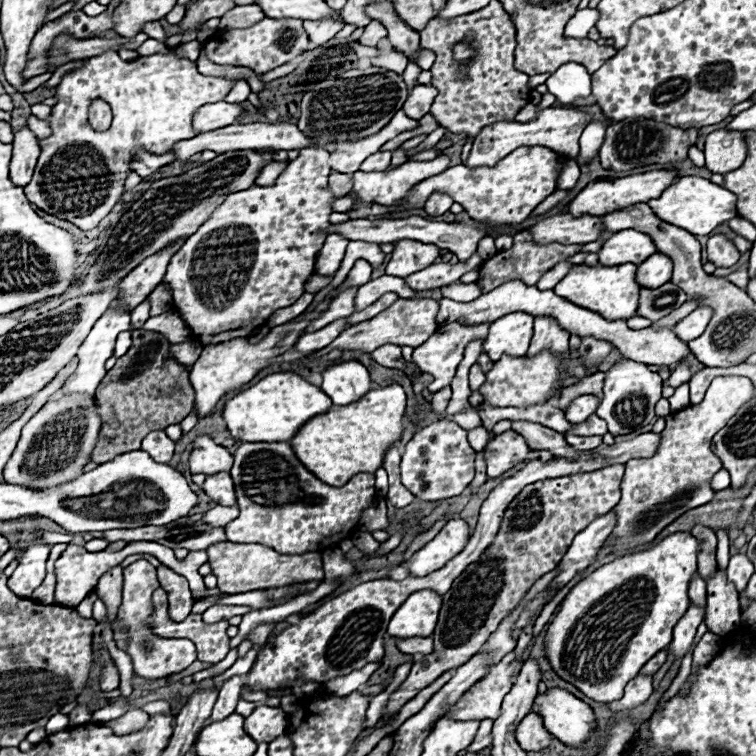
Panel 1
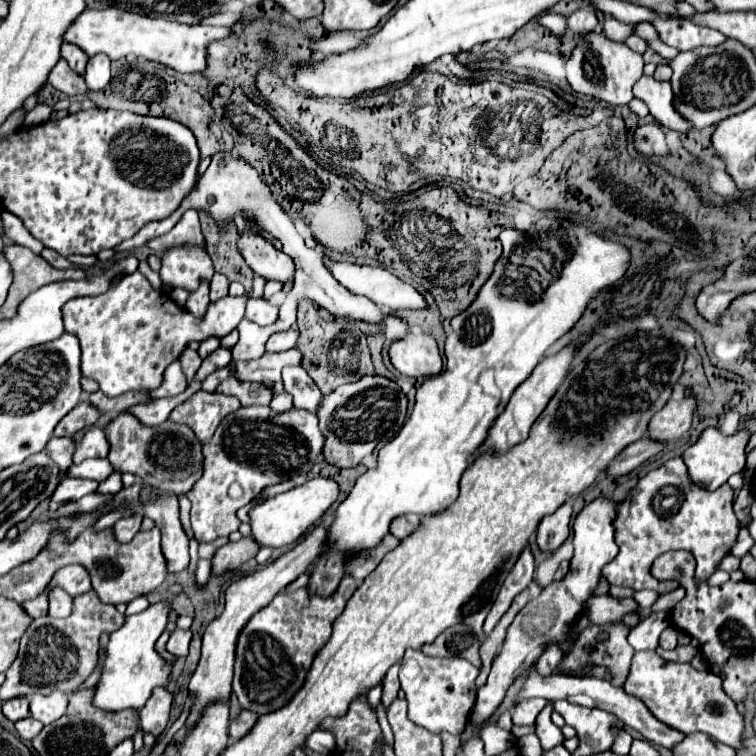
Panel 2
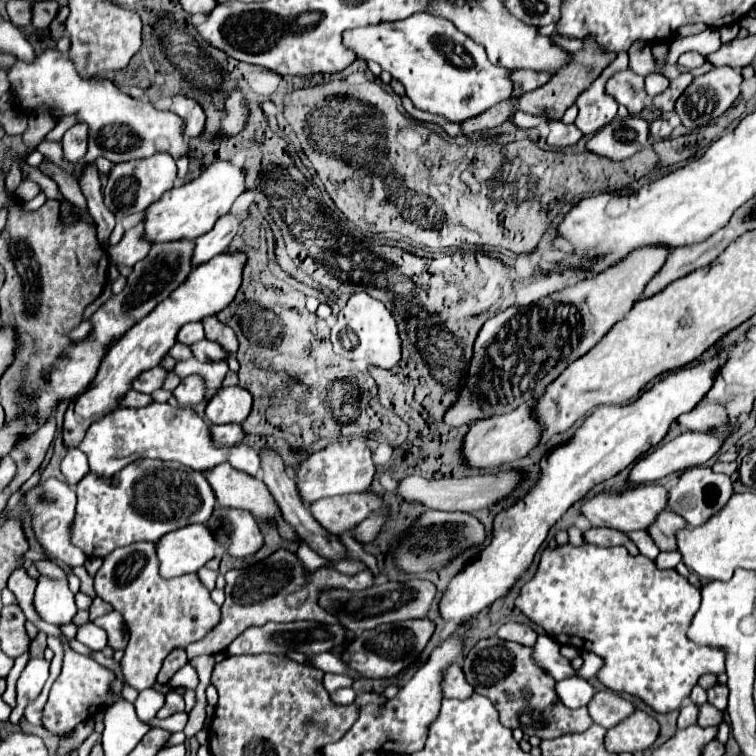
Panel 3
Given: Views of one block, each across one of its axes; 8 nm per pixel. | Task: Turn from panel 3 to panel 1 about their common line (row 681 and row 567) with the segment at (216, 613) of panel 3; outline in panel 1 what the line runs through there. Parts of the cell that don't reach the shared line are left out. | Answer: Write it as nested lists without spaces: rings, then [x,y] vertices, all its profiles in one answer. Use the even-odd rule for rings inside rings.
[[[136,560],[130,566],[124,568],[124,584],[122,584],[122,602],[118,606],[116,620],[122,622],[126,628],[126,654],[132,658],[132,666],[136,674],[142,678],[164,678],[176,672],[182,672],[196,660],[196,646],[192,640],[186,638],[162,638],[152,632],[152,628],[146,624],[148,618],[154,614],[152,606],[152,592],[158,588],[158,576],[156,568],[146,560]]]

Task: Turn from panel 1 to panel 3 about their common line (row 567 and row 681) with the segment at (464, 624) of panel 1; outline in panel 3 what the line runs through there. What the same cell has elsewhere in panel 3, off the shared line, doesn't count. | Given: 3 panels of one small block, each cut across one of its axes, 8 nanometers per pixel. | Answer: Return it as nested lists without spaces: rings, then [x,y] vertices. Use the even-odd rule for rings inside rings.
[[[498,636],[484,638],[466,654],[464,672],[476,692],[488,696],[496,704],[500,722],[506,728],[522,728],[526,736],[554,738],[570,732],[584,732],[592,726],[586,706],[572,710],[560,702],[554,690],[556,680],[536,664],[534,648],[530,646],[506,642]]]

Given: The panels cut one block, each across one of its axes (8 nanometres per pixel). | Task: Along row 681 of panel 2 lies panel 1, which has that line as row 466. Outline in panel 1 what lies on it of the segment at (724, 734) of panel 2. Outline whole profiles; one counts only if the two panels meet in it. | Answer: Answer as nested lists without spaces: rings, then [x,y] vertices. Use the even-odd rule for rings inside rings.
[[[718,376],[718,378],[714,378],[700,404],[688,406],[680,412],[666,416],[666,428],[660,434],[662,440],[660,440],[660,446],[658,446],[654,456],[644,458],[644,460],[636,458],[636,460],[626,462],[626,474],[622,480],[622,500],[614,508],[618,522],[612,530],[614,542],[616,542],[612,552],[616,556],[624,556],[628,552],[638,550],[642,544],[652,542],[656,538],[656,534],[662,528],[666,528],[670,522],[674,522],[678,516],[682,516],[684,512],[688,512],[692,508],[708,504],[712,500],[714,490],[710,488],[710,480],[722,468],[718,456],[714,456],[714,452],[710,448],[712,438],[738,412],[740,404],[746,404],[748,400],[752,400],[752,396],[754,396],[754,384],[748,378],[742,378],[742,376]]]

